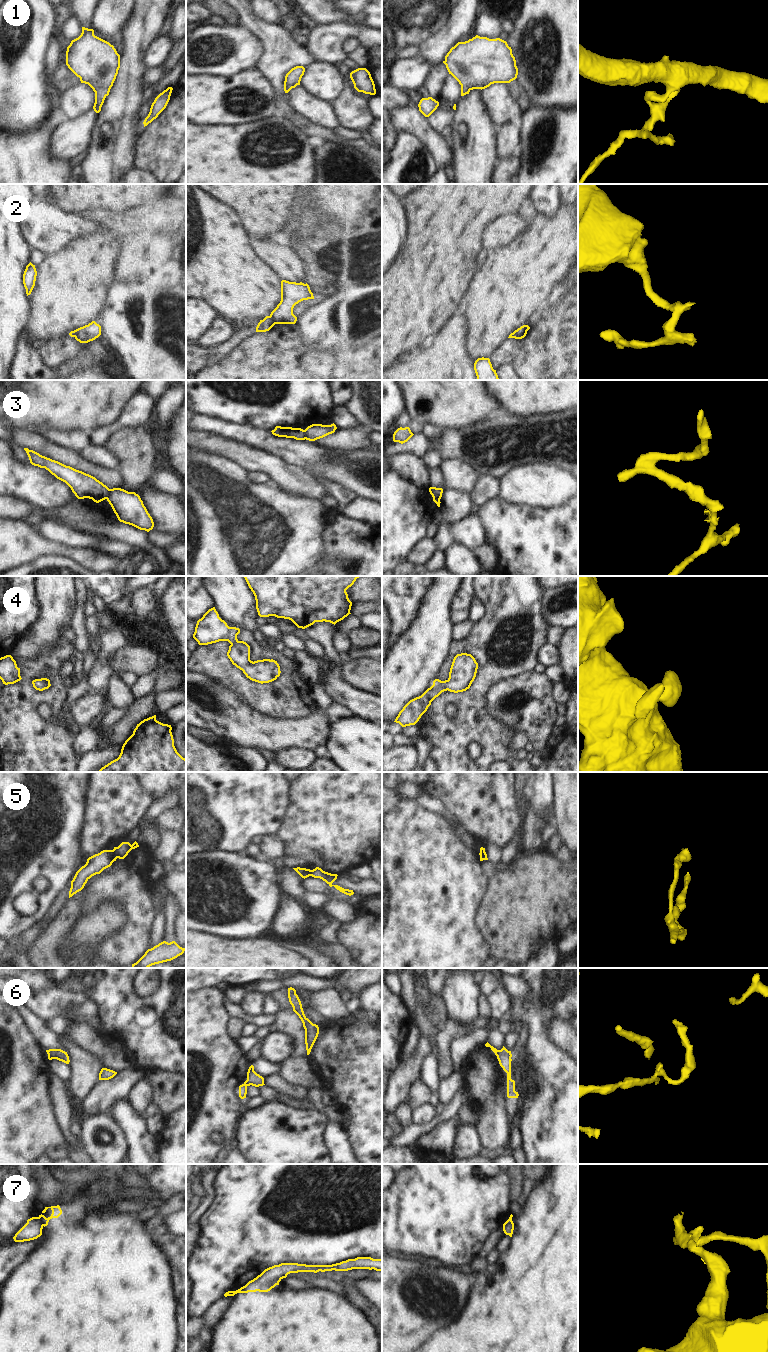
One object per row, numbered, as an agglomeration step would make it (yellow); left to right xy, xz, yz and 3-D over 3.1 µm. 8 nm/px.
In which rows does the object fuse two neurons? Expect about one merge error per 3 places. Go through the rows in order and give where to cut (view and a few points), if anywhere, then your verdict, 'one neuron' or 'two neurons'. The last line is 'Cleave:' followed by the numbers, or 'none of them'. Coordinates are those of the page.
1: no cut; one neuron
2: cut in xz along (270, 315), (275, 323); two neurons
3: cut in xy along (109, 489), (106, 498); two neurons
4: no cut; one neuron
5: cut in xy along (112, 850), (116, 858); two neurons
6: cut in yz along (499, 1050), (497, 1056); two neurons
7: cut in xy along (38, 1217), (43, 1225); two neurons
Cleave: 2, 3, 5, 6, 7

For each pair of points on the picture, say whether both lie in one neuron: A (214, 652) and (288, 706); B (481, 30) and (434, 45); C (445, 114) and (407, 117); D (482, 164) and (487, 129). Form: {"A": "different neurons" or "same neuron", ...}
{"A": "same neuron", "B": "different neurons", "C": "different neurons", "D": "same neuron"}

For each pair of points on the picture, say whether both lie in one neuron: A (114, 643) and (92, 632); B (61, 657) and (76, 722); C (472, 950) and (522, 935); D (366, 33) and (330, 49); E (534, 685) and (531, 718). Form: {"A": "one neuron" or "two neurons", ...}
{"A": "two neurons", "B": "two neurons", "C": "two neurons", "D": "one neuron", "E": "one neuron"}

